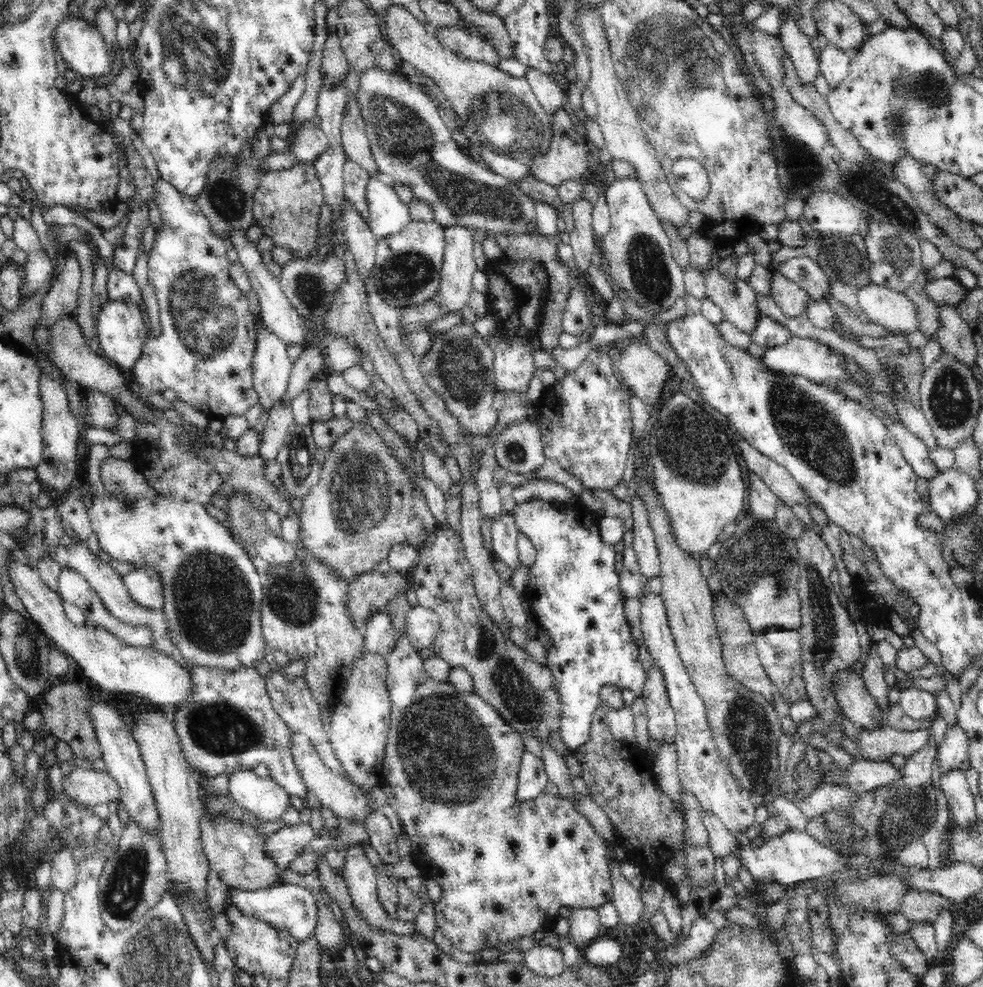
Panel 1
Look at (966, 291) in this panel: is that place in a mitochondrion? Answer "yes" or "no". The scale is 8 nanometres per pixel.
no

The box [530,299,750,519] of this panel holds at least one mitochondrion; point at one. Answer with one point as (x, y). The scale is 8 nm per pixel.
(704, 469)

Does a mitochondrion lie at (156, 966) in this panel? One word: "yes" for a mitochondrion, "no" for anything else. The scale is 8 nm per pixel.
yes

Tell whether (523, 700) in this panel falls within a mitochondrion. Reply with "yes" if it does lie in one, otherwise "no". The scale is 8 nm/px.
yes

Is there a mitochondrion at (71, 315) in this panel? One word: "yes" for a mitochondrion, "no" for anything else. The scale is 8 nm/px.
no

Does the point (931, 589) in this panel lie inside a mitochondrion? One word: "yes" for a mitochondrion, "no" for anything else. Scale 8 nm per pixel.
no

